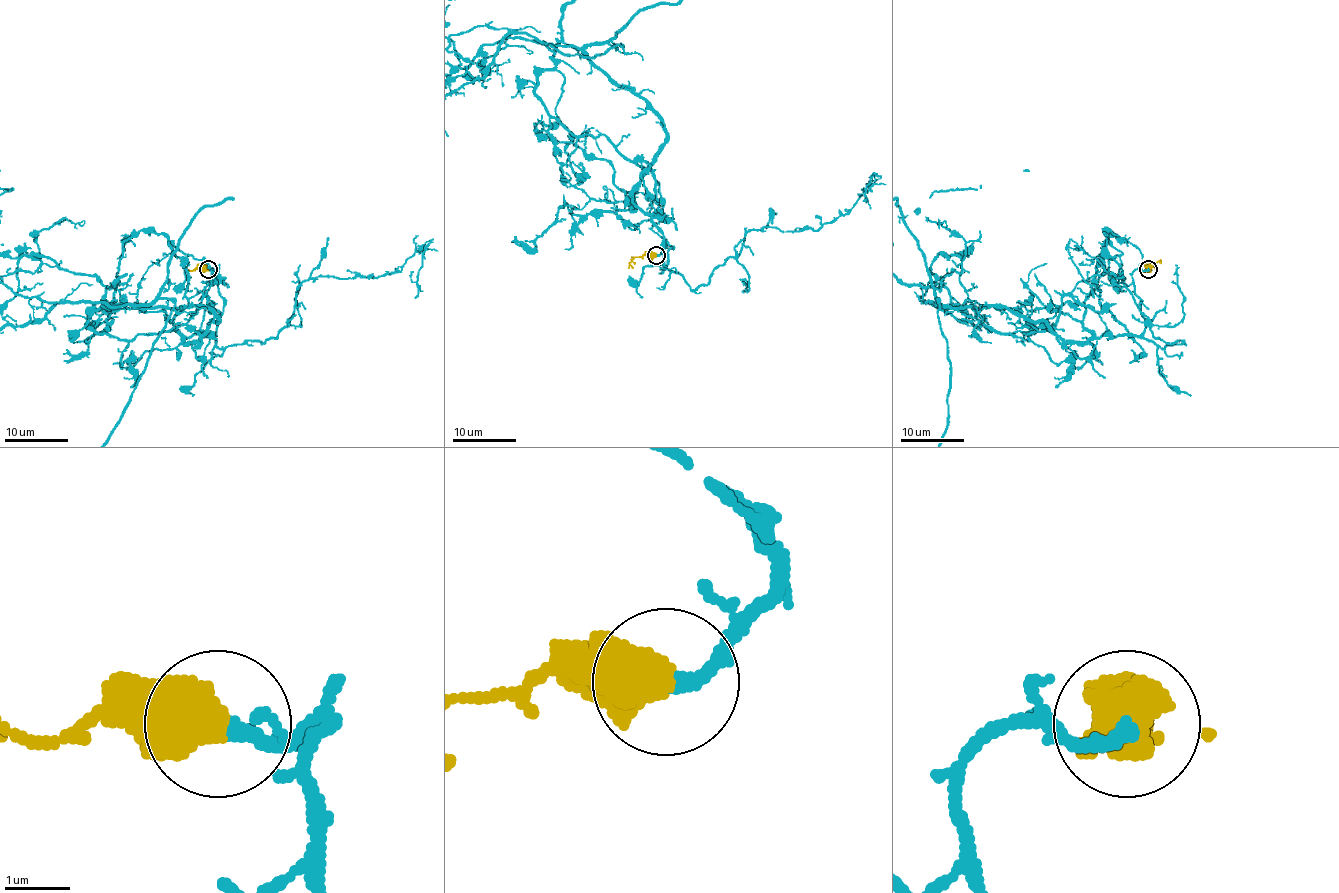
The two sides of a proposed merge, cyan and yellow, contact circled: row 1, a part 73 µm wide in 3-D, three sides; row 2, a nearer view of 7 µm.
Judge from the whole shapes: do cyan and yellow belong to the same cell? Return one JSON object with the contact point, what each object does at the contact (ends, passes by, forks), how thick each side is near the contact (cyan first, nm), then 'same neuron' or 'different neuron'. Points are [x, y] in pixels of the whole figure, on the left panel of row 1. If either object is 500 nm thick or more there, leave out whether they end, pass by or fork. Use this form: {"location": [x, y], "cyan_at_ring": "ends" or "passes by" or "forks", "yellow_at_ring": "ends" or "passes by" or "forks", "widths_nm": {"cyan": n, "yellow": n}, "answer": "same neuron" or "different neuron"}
{"location": [208, 269], "widths_nm": {"cyan": 240, "yellow": 700}, "answer": "same neuron"}

